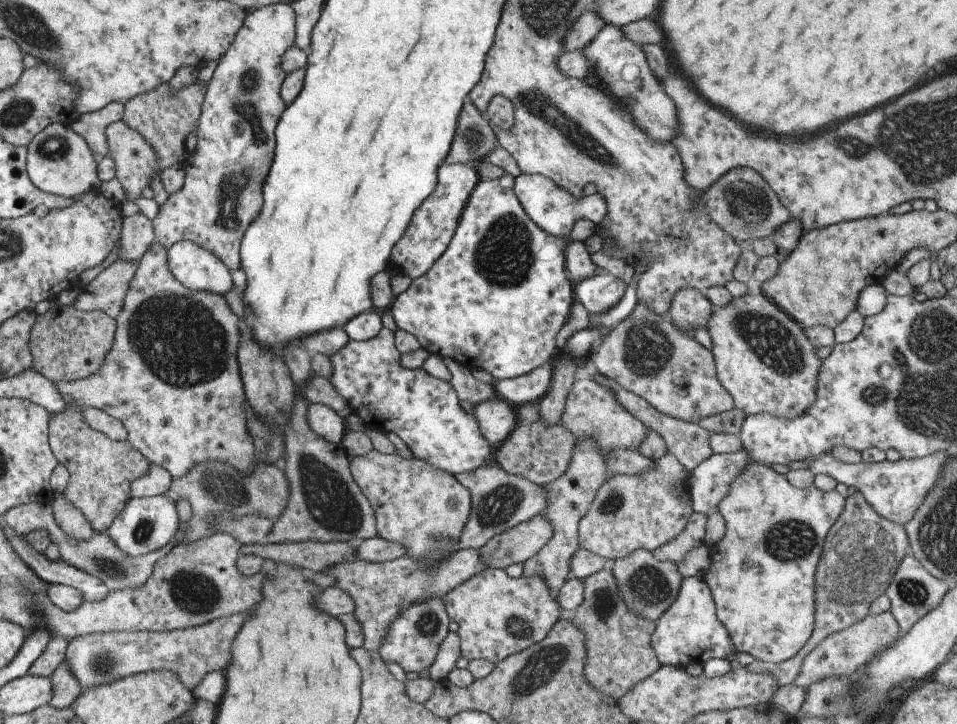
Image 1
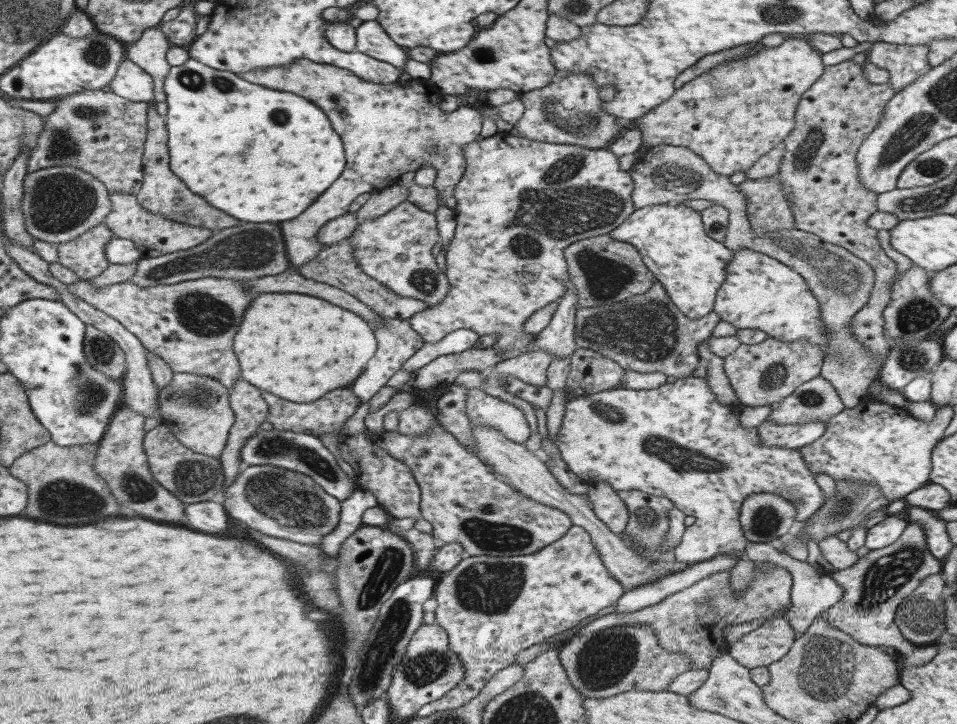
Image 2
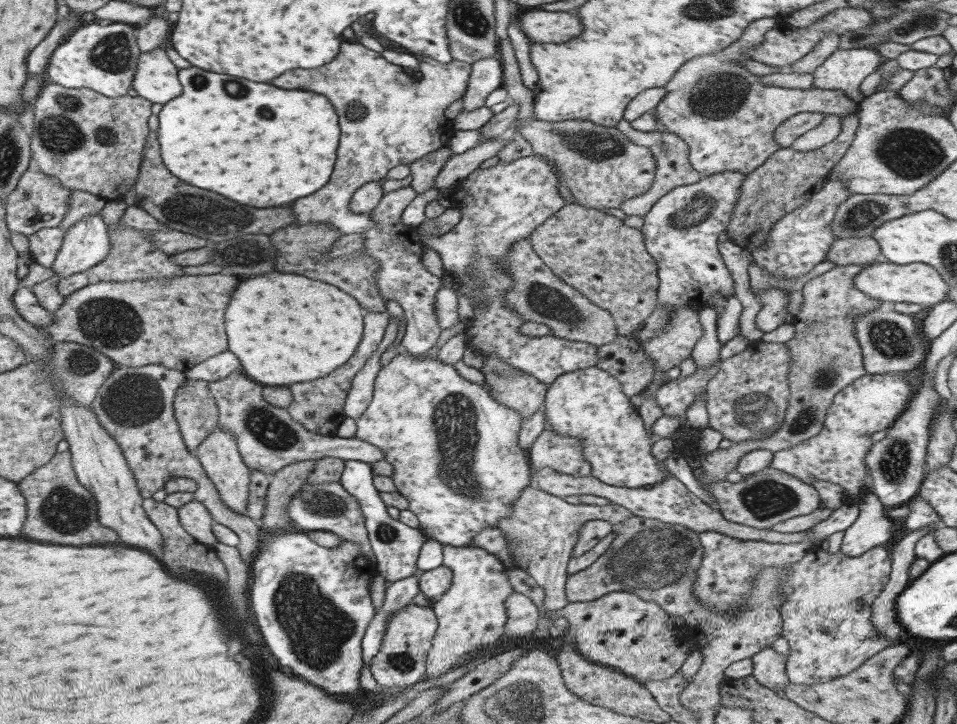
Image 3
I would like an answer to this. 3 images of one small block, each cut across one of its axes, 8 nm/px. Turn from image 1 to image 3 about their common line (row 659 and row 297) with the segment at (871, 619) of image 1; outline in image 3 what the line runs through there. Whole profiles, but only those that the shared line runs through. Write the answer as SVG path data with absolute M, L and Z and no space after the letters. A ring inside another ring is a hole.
M867 263L837 265L809 279L803 286L803 302L792 321L795 333L791 339L784 342L789 349L789 372L787 372L789 395L783 421L773 435L763 439L747 439L740 443L731 443L728 448L702 454L699 459L702 476L699 476L697 481L700 482L704 492L707 492L706 486L711 481L723 481L727 472L735 469L743 454L755 449L767 449L774 453L815 436L823 426L833 396L866 373L860 346L853 335L853 318L879 308L881 302L869 300L852 285L855 274L865 266Z

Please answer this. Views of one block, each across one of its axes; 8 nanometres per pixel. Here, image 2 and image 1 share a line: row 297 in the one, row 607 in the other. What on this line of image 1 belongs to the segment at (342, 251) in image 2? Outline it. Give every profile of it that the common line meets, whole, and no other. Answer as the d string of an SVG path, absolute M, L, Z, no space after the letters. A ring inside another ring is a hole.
M458 549L435 566L419 564L419 560L408 557L396 558L383 564L355 558L335 564L335 568L327 570L326 574L335 576L333 587L337 586L345 590L345 594L353 598L353 616L359 620L363 632L362 647L367 651L375 652L381 646L381 640L385 638L389 624L399 616L403 608L429 598L441 598L449 589L484 569L479 552Z

